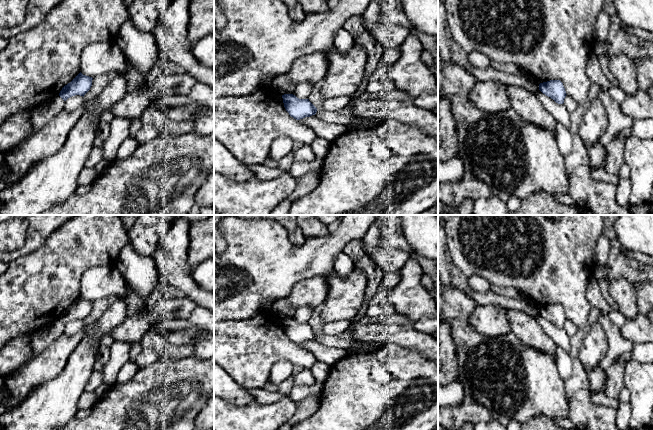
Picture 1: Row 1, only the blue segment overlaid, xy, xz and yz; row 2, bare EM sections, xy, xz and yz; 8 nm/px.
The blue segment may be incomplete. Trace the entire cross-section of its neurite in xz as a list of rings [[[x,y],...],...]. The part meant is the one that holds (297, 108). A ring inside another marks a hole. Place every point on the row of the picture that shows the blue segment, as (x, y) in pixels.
[[[293,94],[282,95],[286,111],[296,120],[315,115],[317,108],[309,99],[299,99]]]

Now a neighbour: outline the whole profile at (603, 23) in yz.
[[[602,10],[598,15],[595,26],[595,38],[598,41],[606,41],[611,27],[611,18],[607,12]]]

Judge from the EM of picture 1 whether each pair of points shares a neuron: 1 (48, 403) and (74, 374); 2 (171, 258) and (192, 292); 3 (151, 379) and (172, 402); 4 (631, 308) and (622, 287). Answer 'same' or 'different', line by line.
1: same
2: same
3: same
4: same

